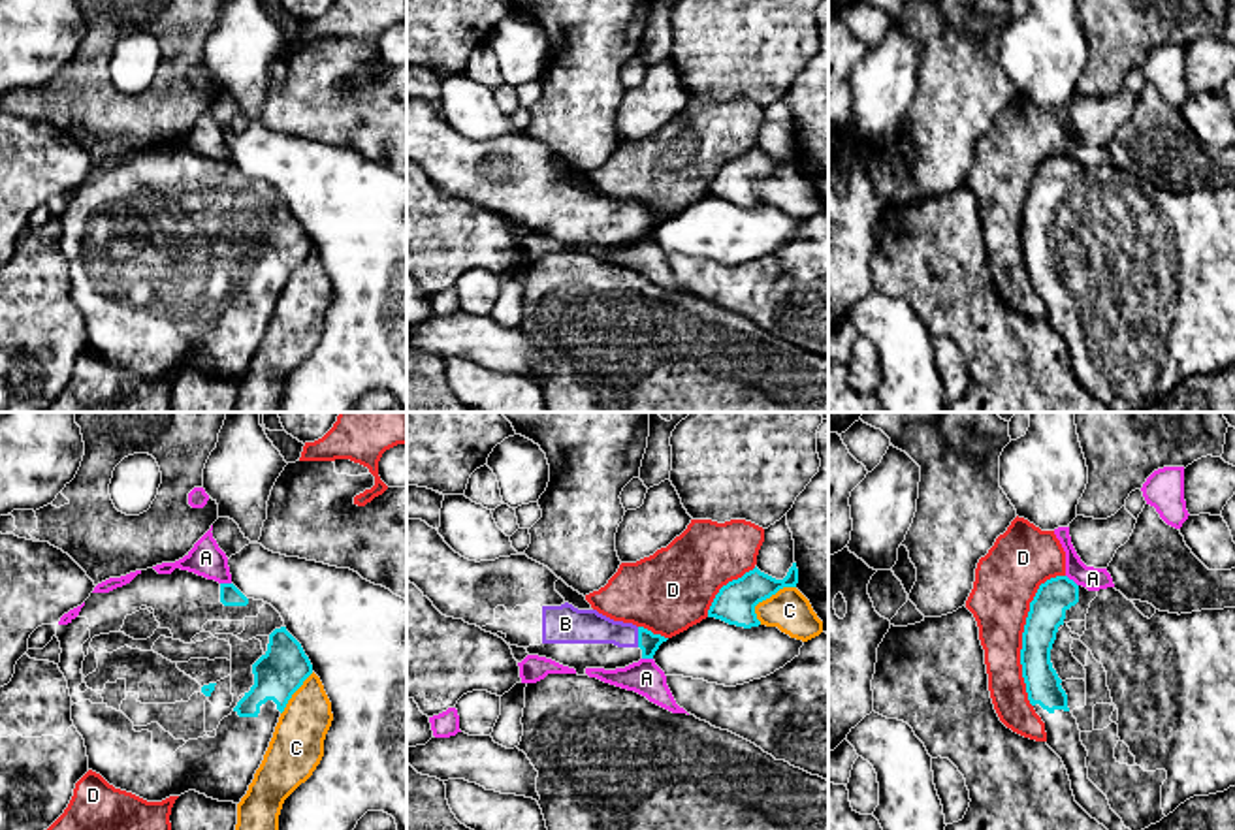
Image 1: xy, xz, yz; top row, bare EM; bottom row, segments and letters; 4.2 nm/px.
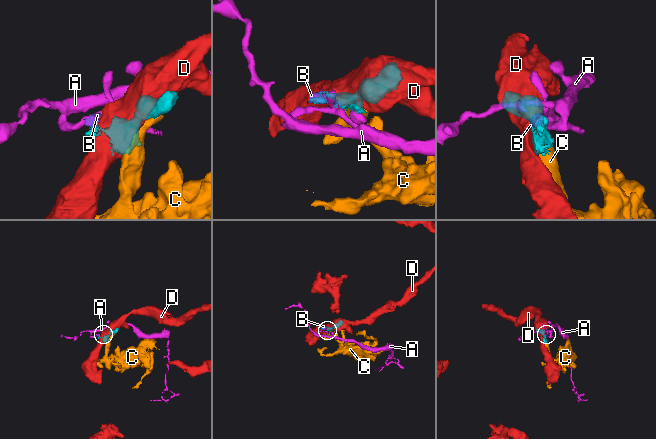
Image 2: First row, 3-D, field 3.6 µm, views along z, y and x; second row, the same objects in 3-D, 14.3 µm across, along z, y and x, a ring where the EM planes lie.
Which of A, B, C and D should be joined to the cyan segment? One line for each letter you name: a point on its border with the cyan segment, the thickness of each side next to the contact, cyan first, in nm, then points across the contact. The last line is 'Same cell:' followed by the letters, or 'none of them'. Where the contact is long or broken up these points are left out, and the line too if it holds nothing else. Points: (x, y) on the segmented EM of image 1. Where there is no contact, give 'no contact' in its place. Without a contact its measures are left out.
B: contact xz (639, 637); calibres 90 and 140 nm
Same cell: B

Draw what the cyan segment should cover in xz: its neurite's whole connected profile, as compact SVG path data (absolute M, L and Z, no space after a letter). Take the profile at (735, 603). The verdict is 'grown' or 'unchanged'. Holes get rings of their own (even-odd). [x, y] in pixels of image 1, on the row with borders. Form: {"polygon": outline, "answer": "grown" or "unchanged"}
{"polygon": "M793 563L783 580L776 580L755 567L742 578L732 580L719 589L708 610L708 617L744 629L759 627L761 621L757 619L755 606L783 587L796 587L796 583L796 563Z", "answer": "unchanged"}

